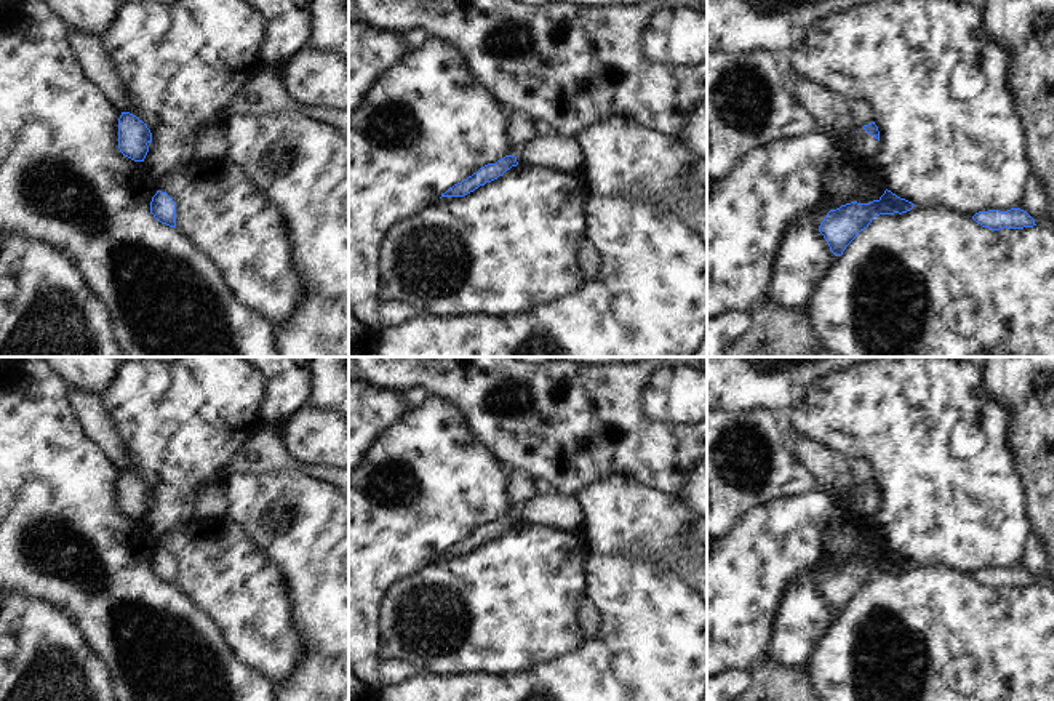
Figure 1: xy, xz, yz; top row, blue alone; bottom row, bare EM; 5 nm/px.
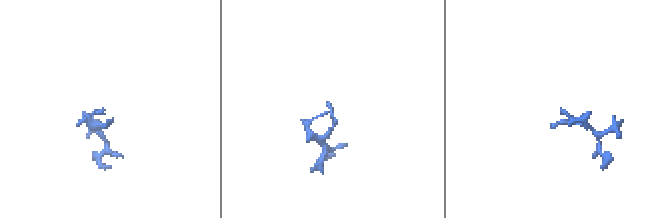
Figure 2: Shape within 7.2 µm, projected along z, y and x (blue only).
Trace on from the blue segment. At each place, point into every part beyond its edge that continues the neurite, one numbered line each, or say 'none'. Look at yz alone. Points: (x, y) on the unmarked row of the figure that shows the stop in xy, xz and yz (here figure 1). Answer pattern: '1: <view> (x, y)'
1: yz (832, 471)

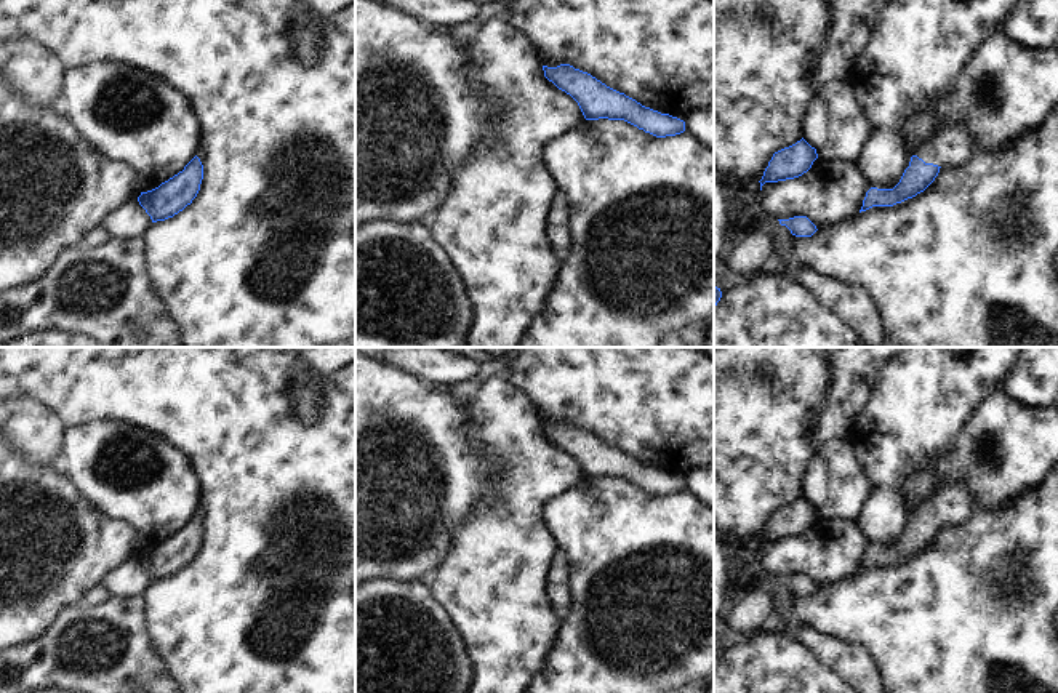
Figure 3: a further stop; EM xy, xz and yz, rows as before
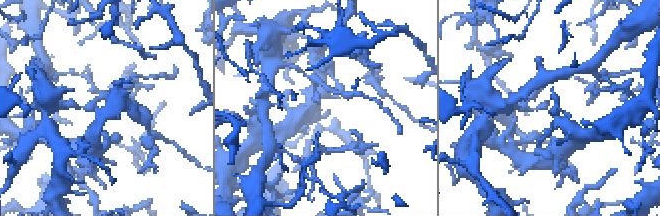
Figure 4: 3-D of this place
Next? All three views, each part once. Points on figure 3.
1: yz (951, 504)

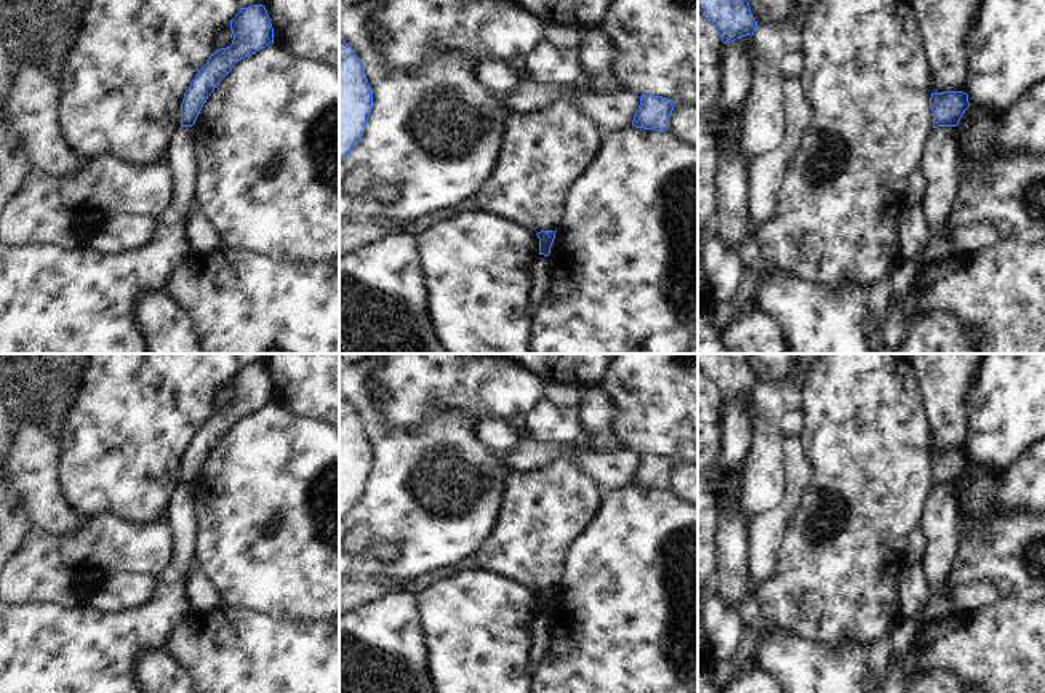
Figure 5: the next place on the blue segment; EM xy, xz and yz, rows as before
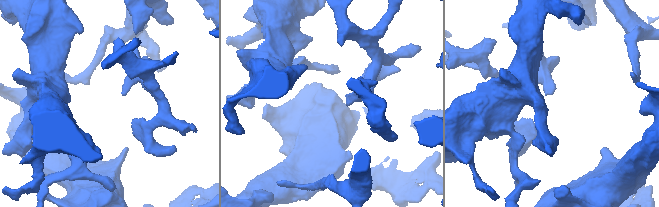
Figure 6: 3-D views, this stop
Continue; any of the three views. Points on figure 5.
none

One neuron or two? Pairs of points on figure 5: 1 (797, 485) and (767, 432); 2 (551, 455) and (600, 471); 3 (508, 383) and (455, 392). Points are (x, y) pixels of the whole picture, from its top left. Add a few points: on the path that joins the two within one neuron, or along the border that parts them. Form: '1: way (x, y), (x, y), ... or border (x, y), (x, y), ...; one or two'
1: border (799, 436), (789, 436), (783, 442), (783, 500); two
2: way (564, 453), (576, 453), (588, 461); one
3: way (495, 384), (468, 384); one

